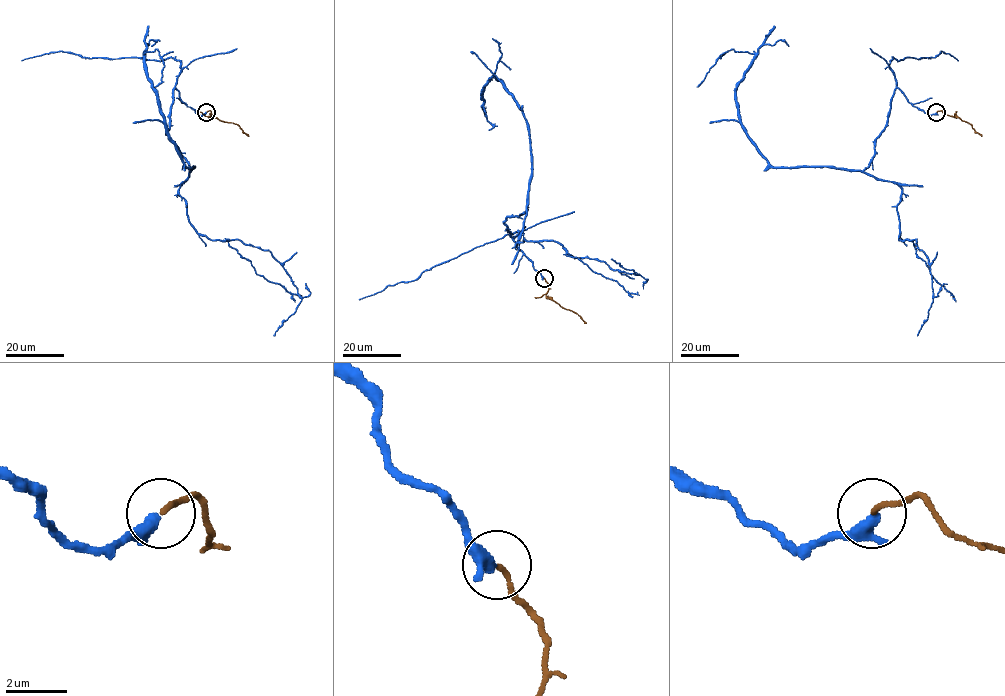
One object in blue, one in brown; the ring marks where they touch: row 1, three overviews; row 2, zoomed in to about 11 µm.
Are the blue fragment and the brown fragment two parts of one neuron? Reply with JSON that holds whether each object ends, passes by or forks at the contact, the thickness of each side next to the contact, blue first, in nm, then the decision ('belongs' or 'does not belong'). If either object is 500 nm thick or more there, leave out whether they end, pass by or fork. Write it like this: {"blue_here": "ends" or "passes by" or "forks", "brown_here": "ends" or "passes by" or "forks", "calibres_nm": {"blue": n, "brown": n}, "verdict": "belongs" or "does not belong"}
{"blue_here": "passes by", "brown_here": "ends", "calibres_nm": {"blue": 320, "brown": 160}, "verdict": "belongs"}

